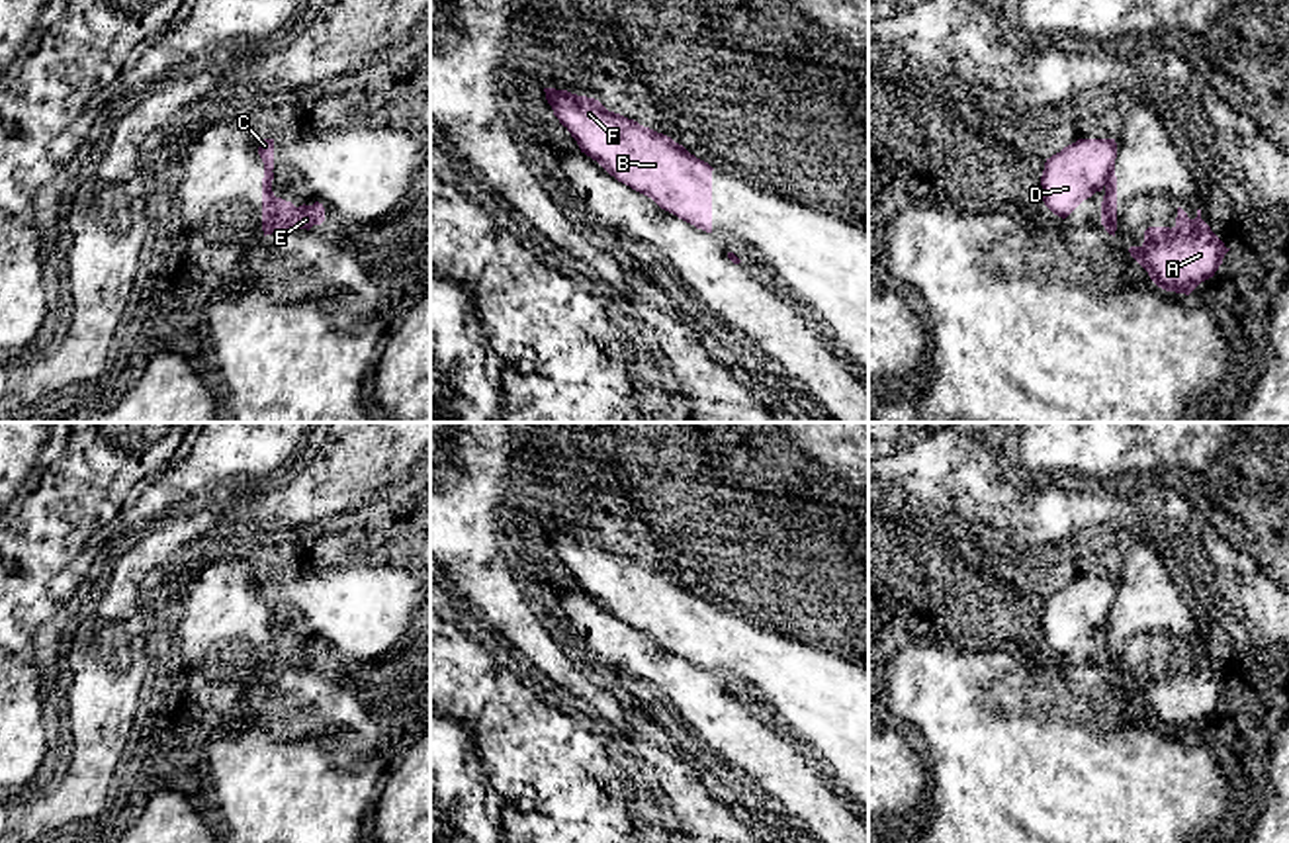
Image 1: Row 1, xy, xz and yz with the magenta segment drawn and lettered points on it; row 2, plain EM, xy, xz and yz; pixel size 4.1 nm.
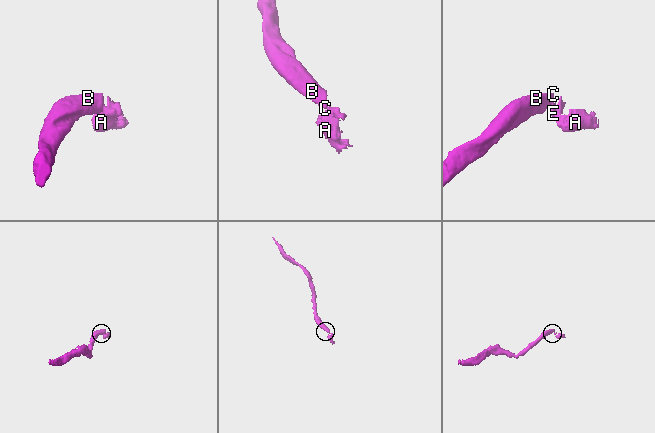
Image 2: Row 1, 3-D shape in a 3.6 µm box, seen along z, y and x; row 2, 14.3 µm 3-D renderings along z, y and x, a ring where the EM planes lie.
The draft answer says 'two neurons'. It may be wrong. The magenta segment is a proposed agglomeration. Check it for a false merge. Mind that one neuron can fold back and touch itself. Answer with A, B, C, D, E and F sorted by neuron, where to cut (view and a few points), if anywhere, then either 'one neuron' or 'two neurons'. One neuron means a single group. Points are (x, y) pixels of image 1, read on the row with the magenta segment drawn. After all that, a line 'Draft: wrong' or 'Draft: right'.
A E / B C D F | yz (1113, 165), (1104, 184) | two neurons
Draft: right

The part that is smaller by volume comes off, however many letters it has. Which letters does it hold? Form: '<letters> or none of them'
A, E

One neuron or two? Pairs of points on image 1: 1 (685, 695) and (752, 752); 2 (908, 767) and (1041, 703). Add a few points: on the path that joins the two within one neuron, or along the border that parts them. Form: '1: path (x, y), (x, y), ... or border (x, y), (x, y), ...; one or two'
1: path (701, 701), (736, 736); one
2: border (916, 736), (928, 775), (926, 802); two

